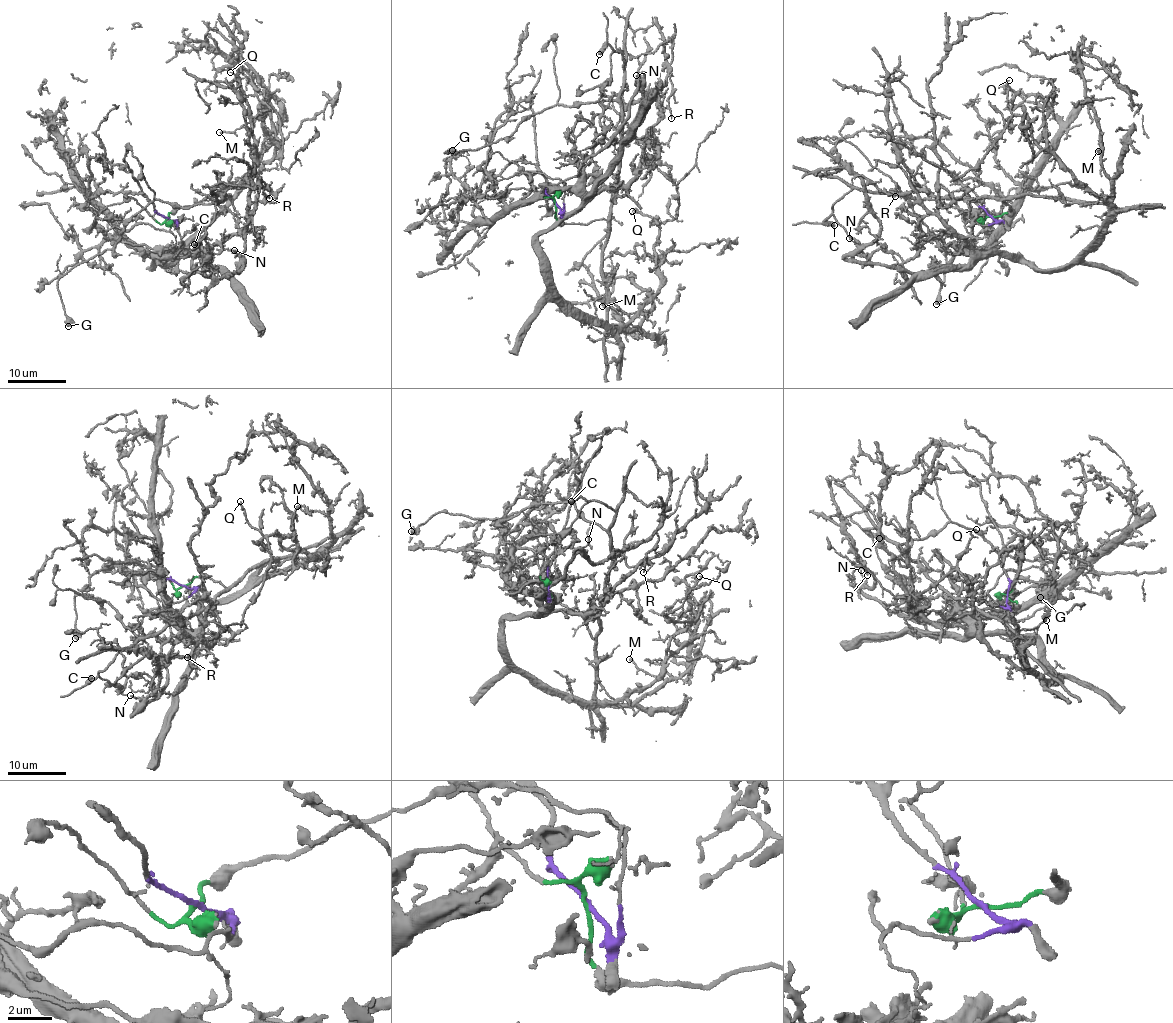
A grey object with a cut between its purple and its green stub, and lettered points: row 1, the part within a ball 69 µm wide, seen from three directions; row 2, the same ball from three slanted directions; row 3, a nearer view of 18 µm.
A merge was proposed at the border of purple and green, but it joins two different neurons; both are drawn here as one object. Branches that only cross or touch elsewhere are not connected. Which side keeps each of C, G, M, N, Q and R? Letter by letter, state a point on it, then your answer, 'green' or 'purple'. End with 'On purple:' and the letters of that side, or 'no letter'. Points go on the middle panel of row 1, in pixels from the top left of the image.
C: place (599, 54); green
G: place (452, 150); green
M: place (602, 306); purple
N: place (636, 75); purple
Q: place (632, 211); purple
R: place (671, 118); purple
On purple: M, N, Q, R

